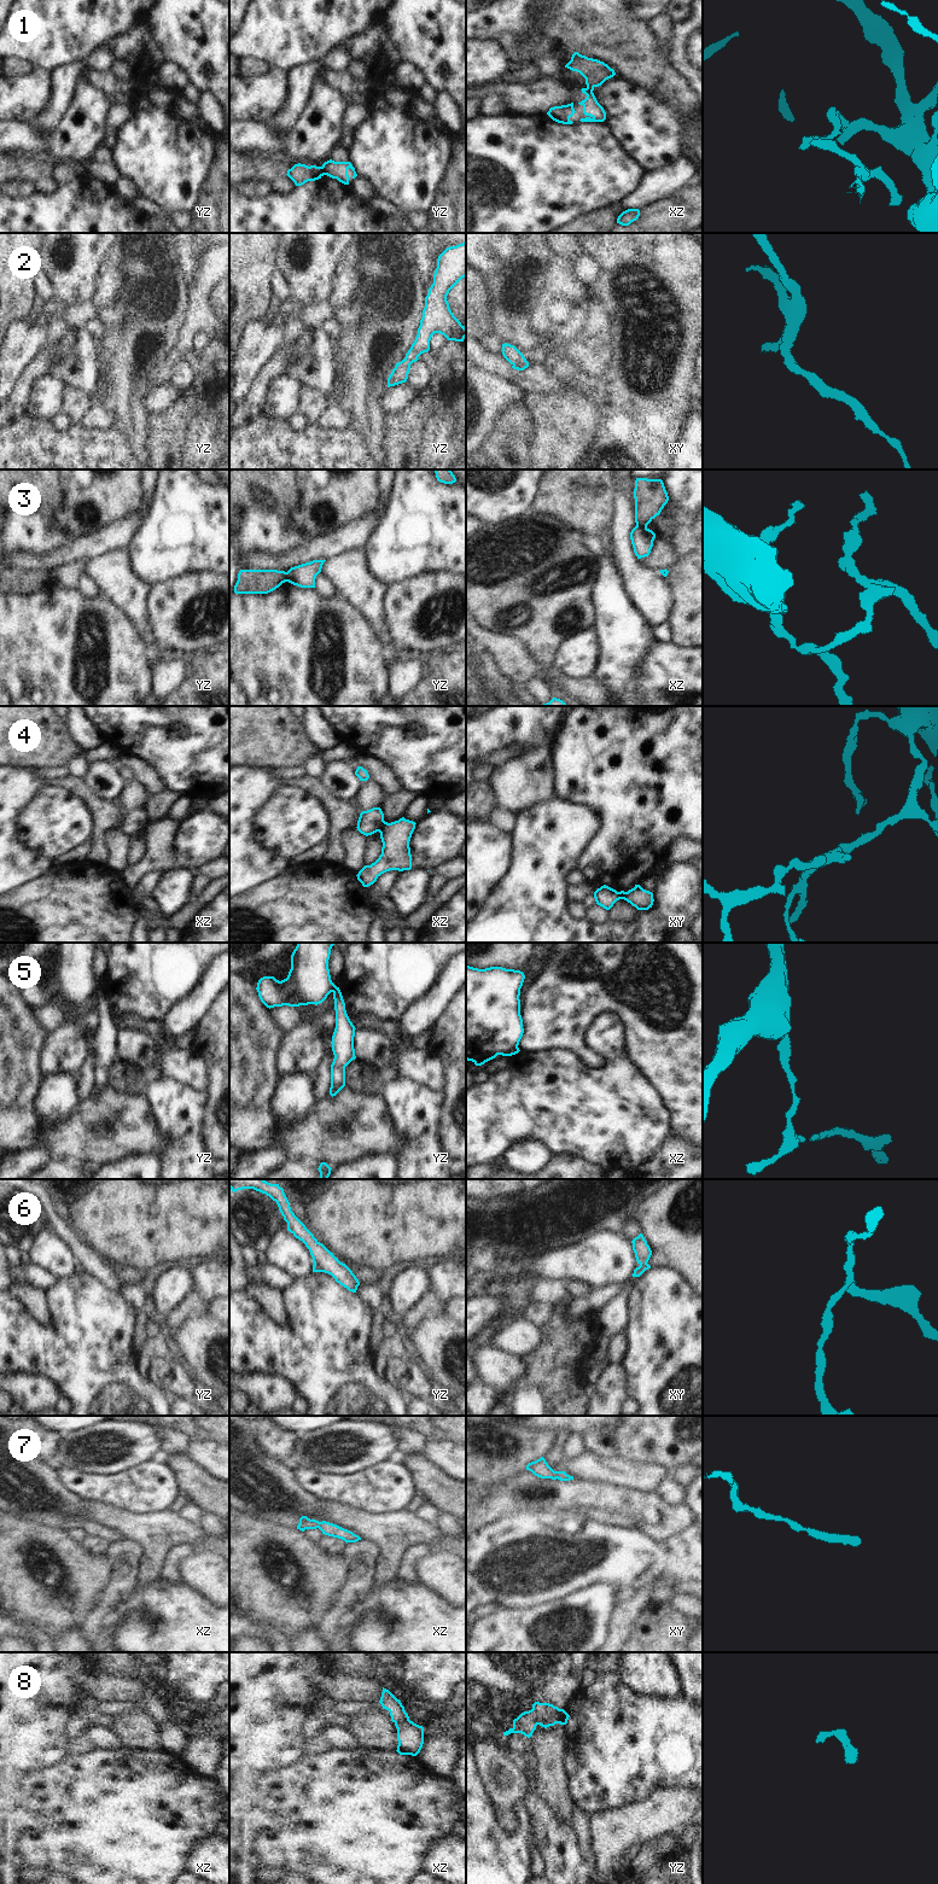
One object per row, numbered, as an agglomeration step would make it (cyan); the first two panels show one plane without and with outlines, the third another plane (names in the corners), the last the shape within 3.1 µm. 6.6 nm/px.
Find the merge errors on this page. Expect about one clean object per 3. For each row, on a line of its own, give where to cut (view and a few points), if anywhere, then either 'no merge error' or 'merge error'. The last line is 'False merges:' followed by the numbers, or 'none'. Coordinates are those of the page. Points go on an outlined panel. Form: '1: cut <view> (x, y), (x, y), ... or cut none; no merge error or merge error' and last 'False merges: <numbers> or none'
1: cut yz (321, 167), (324, 174); merge error
2: cut none; no merge error
3: cut xz (636, 525), (646, 528); merge error
4: cut xz (385, 822), (378, 830); merge error
5: cut yz (337, 987), (332, 991); merge error
6: cut xy (646, 1263), (640, 1265); merge error
7: cut none; no merge error
8: cut none; no merge error
False merges: 1, 3, 4, 5, 6

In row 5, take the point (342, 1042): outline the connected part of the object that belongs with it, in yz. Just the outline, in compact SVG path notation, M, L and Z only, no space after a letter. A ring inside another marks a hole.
M339 987L333 991L336 1028L332 1036L332 1051L334 1055L331 1065L330 1095L336 1096L345 1086L345 1067L356 1058L354 1049L355 1026L350 1021Z

